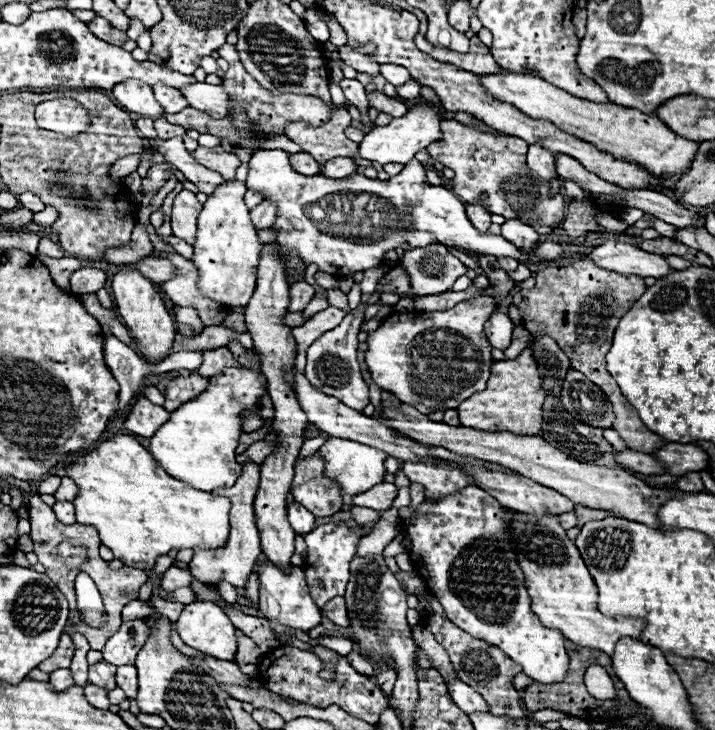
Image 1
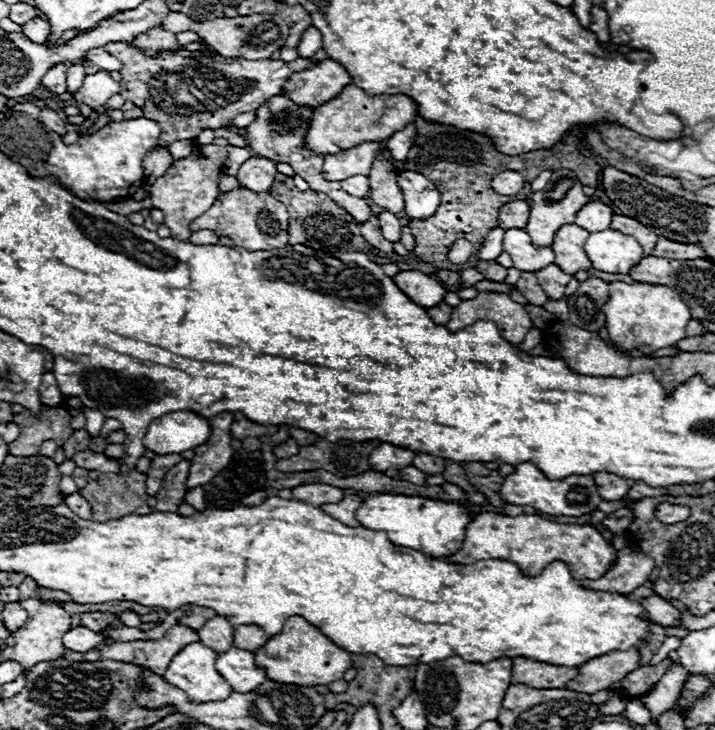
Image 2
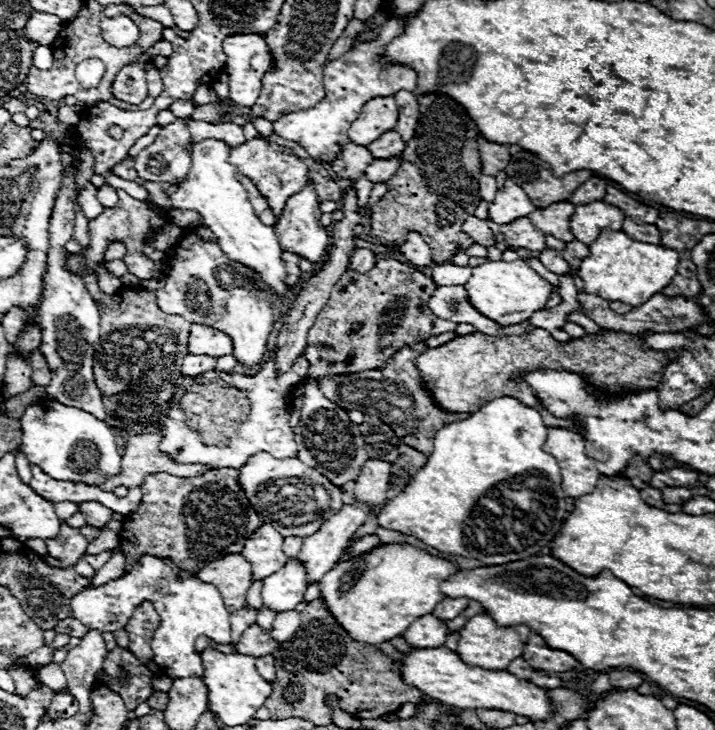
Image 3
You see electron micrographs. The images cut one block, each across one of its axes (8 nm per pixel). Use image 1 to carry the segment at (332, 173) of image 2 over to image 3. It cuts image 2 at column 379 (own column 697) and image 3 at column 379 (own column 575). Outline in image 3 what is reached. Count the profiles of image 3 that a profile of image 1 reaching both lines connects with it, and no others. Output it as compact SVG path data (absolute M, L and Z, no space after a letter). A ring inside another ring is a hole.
M376 96L364 104L360 116L350 124L348 136L354 144L368 146L398 122L398 104L394 96Z

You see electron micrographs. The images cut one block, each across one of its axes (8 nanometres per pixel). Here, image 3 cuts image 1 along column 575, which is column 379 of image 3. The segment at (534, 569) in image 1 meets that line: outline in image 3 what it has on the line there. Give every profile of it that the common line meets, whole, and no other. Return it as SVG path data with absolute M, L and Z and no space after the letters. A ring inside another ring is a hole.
M390 542L390 544L376 546L372 552L366 552L364 556L356 556L348 562L336 564L330 572L322 576L320 592L332 616L354 640L368 642L368 644L380 644L394 636L400 636L416 618L434 612L436 604L444 598L444 594L440 592L440 584L452 574L456 574L458 570L460 566L456 562L432 556L430 552L418 546Z

